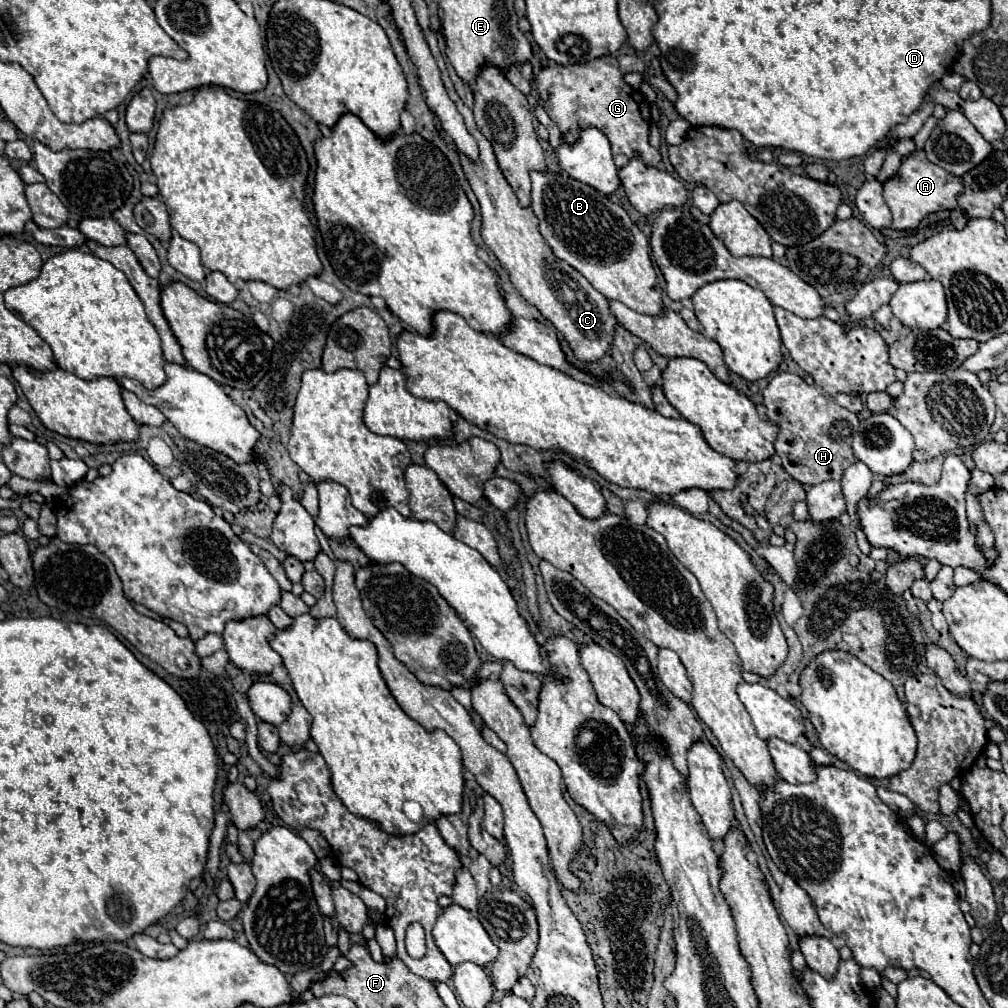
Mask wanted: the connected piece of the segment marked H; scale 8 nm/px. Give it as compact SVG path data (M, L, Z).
M778 373L764 389L764 405L768 419L780 425L780 435L774 443L776 455L796 481L806 485L818 485L828 479L840 481L844 469L856 461L852 455L852 439L860 425L854 413L864 409L860 397L840 393L834 401L834 397L820 387L808 385L802 377L794 373Z

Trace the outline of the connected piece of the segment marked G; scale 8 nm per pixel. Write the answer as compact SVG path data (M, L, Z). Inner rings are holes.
M604 55L580 65L548 65L536 75L536 87L546 113L566 135L564 141L576 143L584 129L596 127L608 137L618 169L632 157L640 157L648 167L658 167L660 151L648 141L650 103L638 89L624 83L616 57Z

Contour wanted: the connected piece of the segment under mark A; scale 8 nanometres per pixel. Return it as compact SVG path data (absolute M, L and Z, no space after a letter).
M924 151L908 157L898 173L884 183L884 199L892 211L892 229L914 229L928 215L942 209L954 209L956 197L962 193L962 179L948 173L946 169L930 163Z

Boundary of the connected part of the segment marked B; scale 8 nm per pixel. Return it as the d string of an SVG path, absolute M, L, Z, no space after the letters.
M532 171L532 209L538 217L538 229L546 243L552 247L554 255L572 265L578 273L582 273L606 299L616 299L628 305L630 309L646 315L662 313L662 291L656 281L656 273L650 261L650 247L646 235L634 225L628 213L612 203L606 195L598 193L590 185L568 177L566 173L554 171Z

